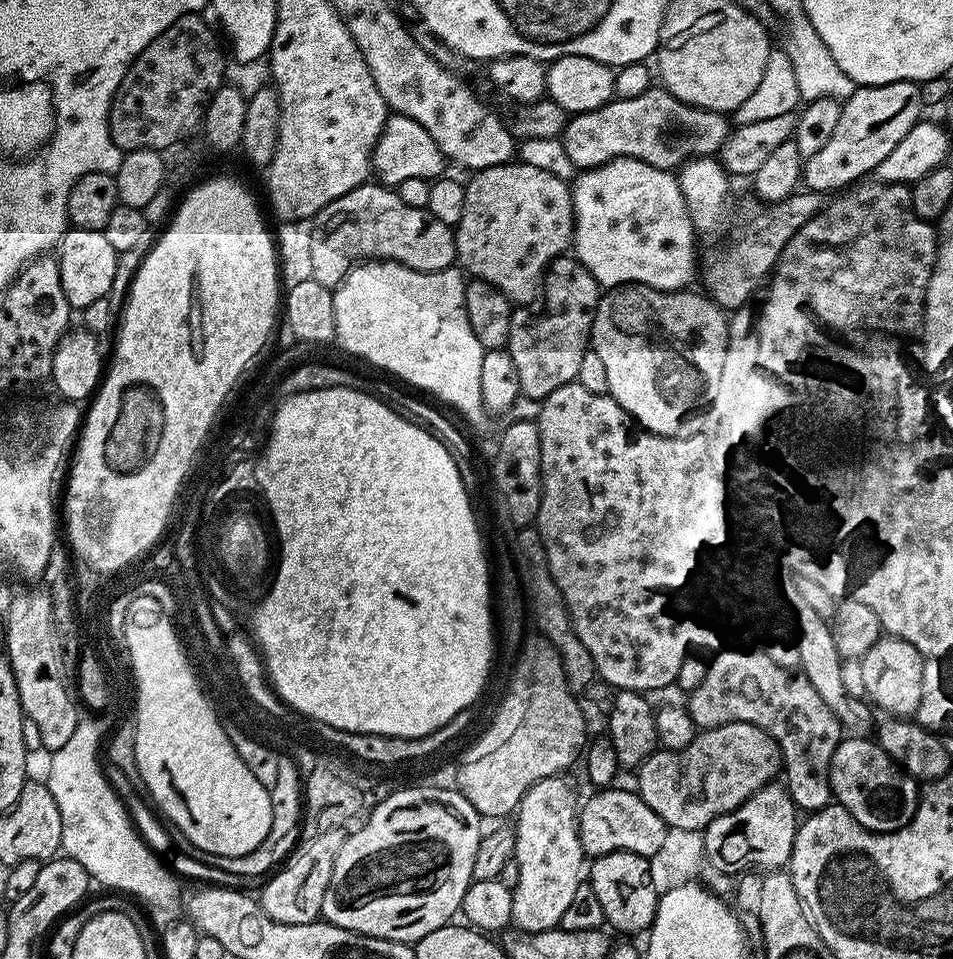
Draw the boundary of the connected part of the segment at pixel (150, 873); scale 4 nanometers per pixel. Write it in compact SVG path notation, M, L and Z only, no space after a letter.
M84 719L77 723L66 746L51 753L46 783L50 794L54 794L54 802L58 802L58 814L62 814L63 855L85 868L89 877L104 887L101 889L127 894L145 905L168 908L181 899L181 881L137 832L120 793L100 769L100 756L102 760L100 728L94 721Z

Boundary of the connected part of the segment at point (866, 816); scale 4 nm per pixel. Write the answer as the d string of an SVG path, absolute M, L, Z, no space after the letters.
M849 735L841 739L832 759L832 795L868 832L897 832L912 820L918 803L918 784L871 739Z

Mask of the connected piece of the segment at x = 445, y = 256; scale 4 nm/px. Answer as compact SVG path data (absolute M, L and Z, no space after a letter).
M379 182L359 184L350 194L342 194L330 202L314 218L315 231L312 233L312 277L320 284L335 286L343 280L348 269L357 262L369 260L392 260L395 264L405 264L410 270L437 272L453 267L456 259L456 233L453 225L438 222L427 208L406 206L402 198L391 187Z

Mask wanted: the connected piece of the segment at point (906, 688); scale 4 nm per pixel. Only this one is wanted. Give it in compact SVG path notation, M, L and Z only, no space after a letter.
M884 634L860 661L867 699L878 710L880 708L885 715L897 719L909 719L917 715L922 700L926 658L916 647L910 642Z

